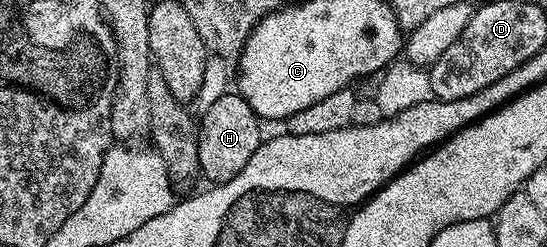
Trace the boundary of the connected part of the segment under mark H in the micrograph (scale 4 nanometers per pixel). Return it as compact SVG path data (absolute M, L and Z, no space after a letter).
M227 91L211 107L207 107L199 117L199 128L197 131L197 142L199 143L199 167L201 177L213 185L222 185L251 160L251 155L261 146L263 134L261 134L262 122L256 111L241 98L240 92Z

